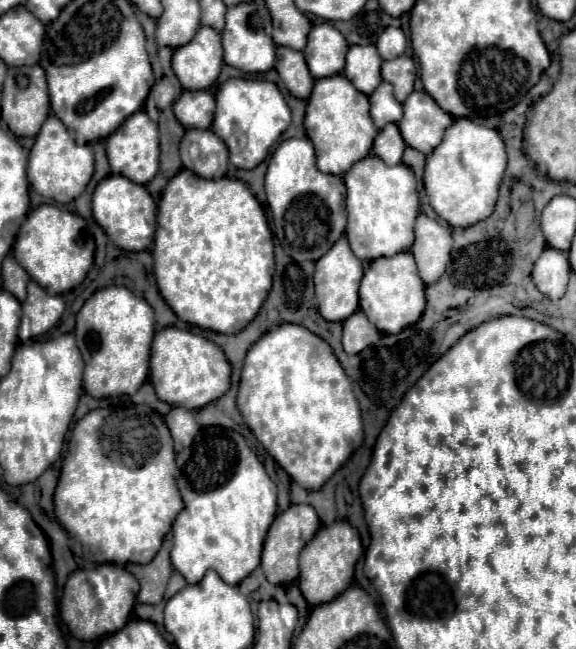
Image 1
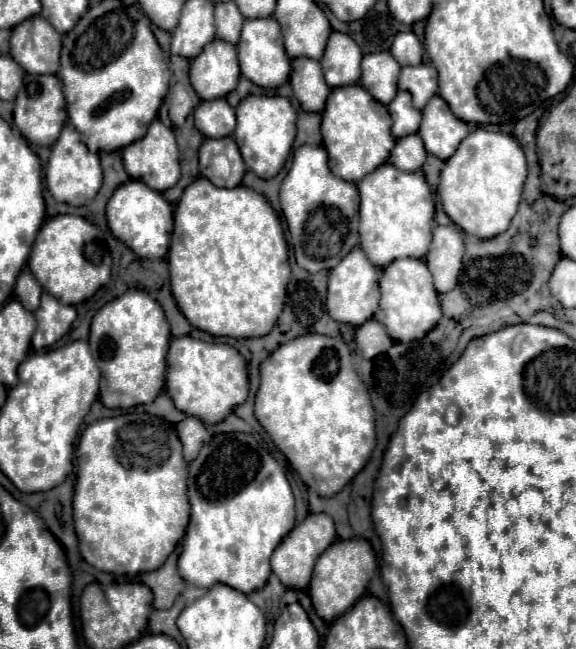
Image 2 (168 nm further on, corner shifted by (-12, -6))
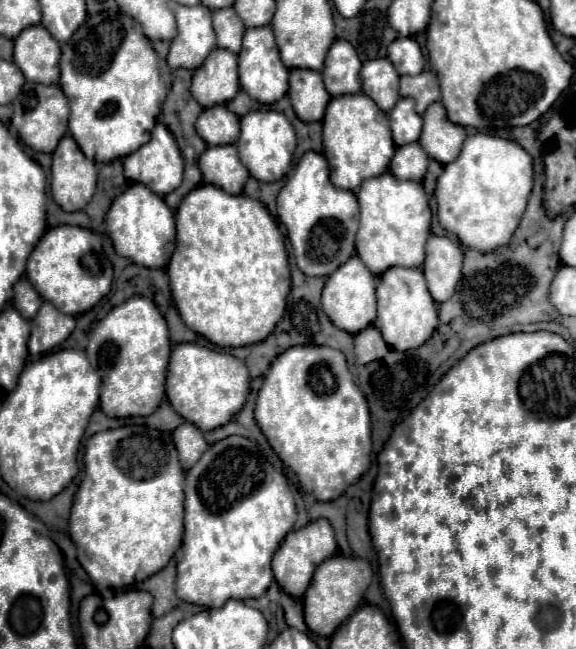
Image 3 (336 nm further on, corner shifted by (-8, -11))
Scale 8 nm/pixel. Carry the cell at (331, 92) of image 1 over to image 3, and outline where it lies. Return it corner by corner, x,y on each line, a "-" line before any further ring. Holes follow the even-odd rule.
364,93
334,97
322,119
324,131
324,157
330,165
330,179
340,189
358,189
364,179
376,177
388,169
388,163
396,151
392,143
392,133
388,127
388,115
368,99

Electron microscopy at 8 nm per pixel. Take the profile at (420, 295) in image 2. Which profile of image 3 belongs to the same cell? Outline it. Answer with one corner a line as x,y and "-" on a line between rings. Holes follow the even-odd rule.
390,267
384,275
380,275
380,283
376,287
378,297
378,317
374,327
382,333
384,341
396,351
408,351
420,347
438,325
436,301
432,299
422,269
408,267

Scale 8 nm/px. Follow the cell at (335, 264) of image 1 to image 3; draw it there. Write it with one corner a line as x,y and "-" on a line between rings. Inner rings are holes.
352,255
348,263
340,265
326,281
322,291
322,309
328,315
328,319
342,331
348,331
356,335
364,327
372,325
376,319
376,277
364,267
358,255

